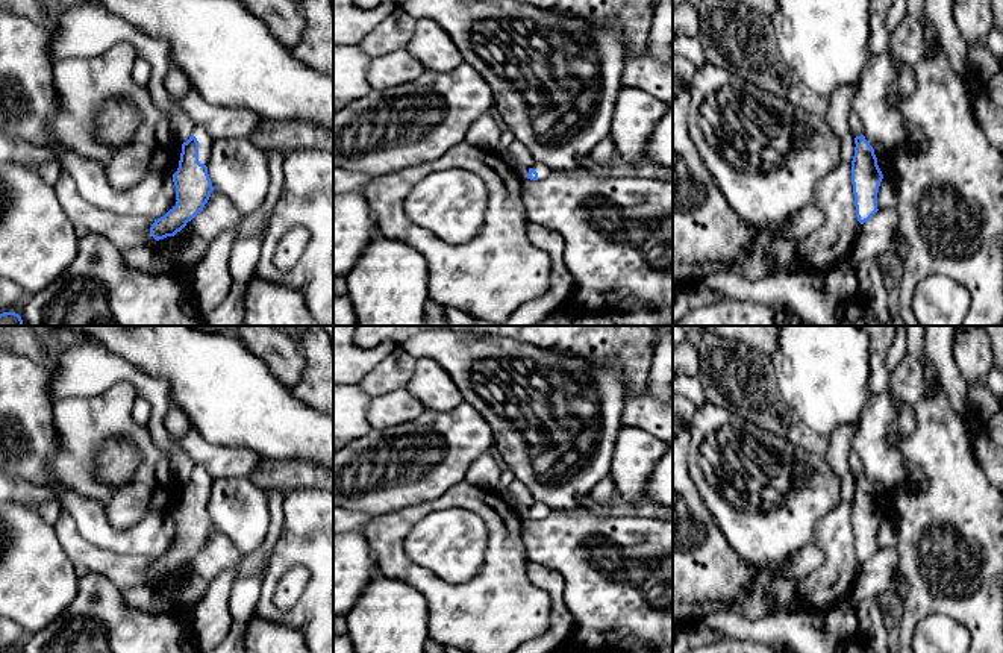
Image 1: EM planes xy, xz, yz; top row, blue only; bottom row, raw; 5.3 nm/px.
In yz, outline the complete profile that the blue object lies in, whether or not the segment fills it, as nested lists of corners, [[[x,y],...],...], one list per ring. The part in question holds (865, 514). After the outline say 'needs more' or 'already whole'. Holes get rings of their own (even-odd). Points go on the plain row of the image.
[[[864,474],[855,477],[855,495],[851,500],[851,523],[856,556],[861,564],[868,561],[877,548],[877,532],[883,514],[877,505],[874,488]]] | already whole

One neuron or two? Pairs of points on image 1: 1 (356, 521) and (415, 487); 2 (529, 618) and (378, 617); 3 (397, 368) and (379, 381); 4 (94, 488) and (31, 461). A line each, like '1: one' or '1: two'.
1: two
2: two
3: one
4: two

